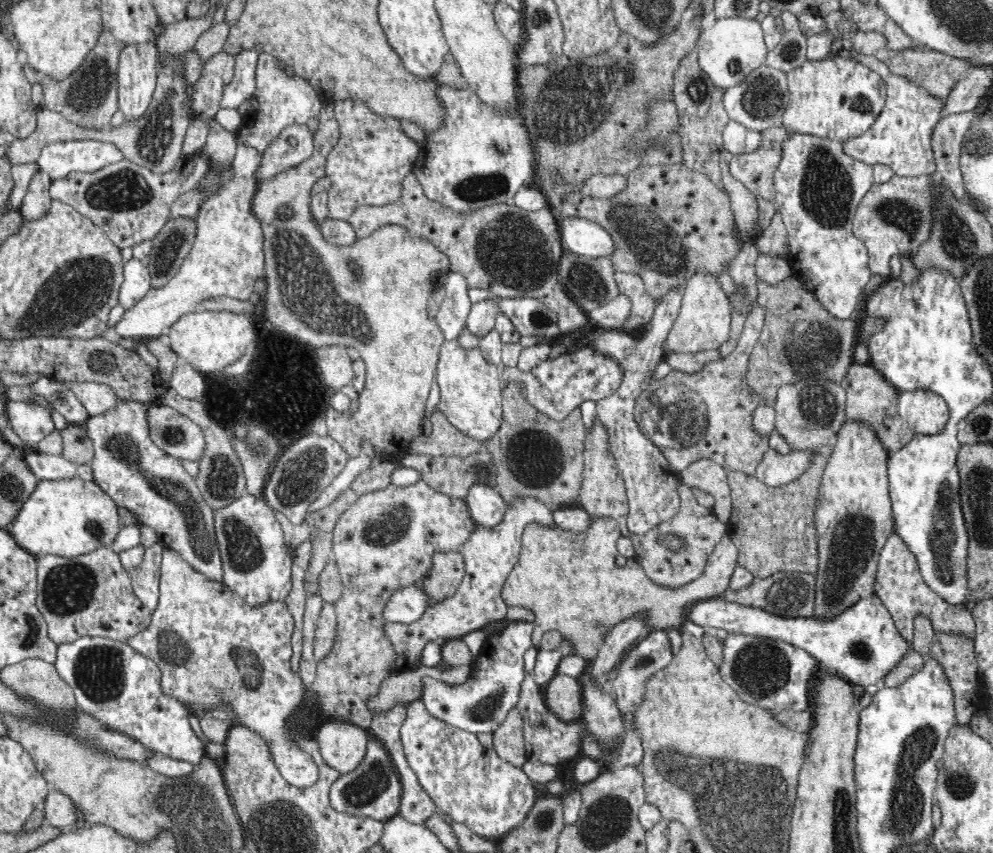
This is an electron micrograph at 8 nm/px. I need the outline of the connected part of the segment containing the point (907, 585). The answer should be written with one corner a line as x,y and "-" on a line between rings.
893,531
888,537
888,542
880,552
874,577
873,593
888,609
895,627
907,642
913,642
915,618
918,614
923,614
930,621
935,632
944,633
944,635
962,635
966,640
972,641
974,638
968,638
968,636
975,637
975,622
971,611
968,610
965,603
948,604
927,585
922,573
920,573
918,559
896,531

